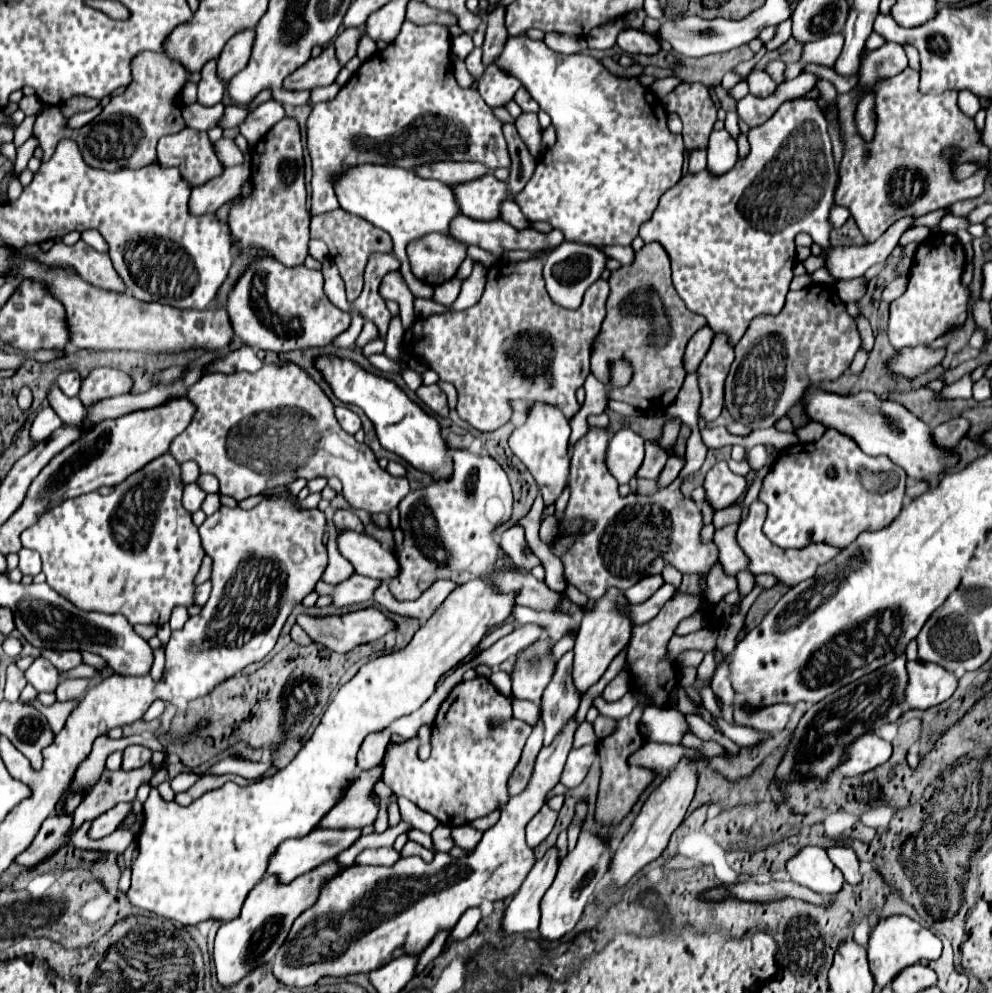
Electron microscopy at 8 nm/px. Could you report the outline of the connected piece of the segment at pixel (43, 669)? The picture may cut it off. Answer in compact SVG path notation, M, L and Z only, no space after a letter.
M37 658L25 670L25 678L37 692L55 692L57 688L57 668L45 658Z

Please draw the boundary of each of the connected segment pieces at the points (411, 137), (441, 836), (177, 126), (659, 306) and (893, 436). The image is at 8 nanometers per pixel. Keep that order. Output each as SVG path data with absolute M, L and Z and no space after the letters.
M403 22L399 36L385 50L379 50L363 62L333 100L313 106L307 120L307 148L313 160L311 214L339 208L333 180L337 180L345 168L353 168L353 164L389 164L415 170L421 164L437 160L469 160L481 162L489 170L501 166L509 168L509 152L501 132L501 122L493 116L491 108L485 108L485 100L477 96L477 90L465 90L457 84L453 64L447 56L449 44L449 32L441 24L417 26L413 22Z
M439 824L439 826L431 832L431 838L433 838L435 852L449 852L449 850L453 848L451 832L449 832L449 828L445 828L443 824Z
M139 52L131 60L131 82L119 96L111 98L111 102L103 108L103 112L85 124L81 130L67 130L65 118L59 110L59 106L45 108L35 122L33 134L37 134L37 140L43 148L43 160L47 162L59 140L79 140L79 150L83 154L83 160L101 170L121 170L121 168L143 168L157 160L157 142L163 136L177 134L185 128L185 122L181 118L181 108L173 106L173 100L181 94L181 88L185 84L187 72L181 64L169 60L165 54L155 52Z
M649 242L645 244L637 256L635 262L631 266L621 266L619 270L615 270L609 278L609 286L611 286L611 294L607 298L607 316L603 320L601 332L597 336L595 342L595 350L591 354L591 374L605 382L609 376L609 364L613 360L619 358L627 358L633 362L633 380L625 386L619 388L611 394L611 400L621 400L625 404L631 404L633 408L639 410L667 410L673 400L677 398L677 392L685 380L685 366L683 366L683 356L685 356L685 346L689 342L689 338L705 326L705 318L699 314L693 314L685 308L683 300L677 296L673 282L671 282L671 262L669 262L669 254L665 252L665 248L661 248L661 244L657 242Z
M813 388L811 396L805 398L805 402L811 420L825 424L825 428L835 428L841 434L853 438L859 444L859 448L869 456L889 456L897 466L901 466L909 474L909 478L929 480L929 488L937 488L945 472L959 464L959 454L953 452L949 446L939 446L933 440L931 428L923 420L913 416L901 404L881 400L873 392L837 396Z

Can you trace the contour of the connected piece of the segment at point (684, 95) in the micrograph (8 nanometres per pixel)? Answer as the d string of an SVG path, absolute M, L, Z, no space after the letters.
M679 84L663 100L667 112L679 114L683 122L685 150L691 154L697 148L707 148L709 134L717 122L717 106L711 100L709 88L703 84Z

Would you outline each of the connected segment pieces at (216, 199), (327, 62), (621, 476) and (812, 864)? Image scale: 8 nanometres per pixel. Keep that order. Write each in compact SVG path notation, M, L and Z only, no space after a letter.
M249 166L225 168L221 176L193 188L189 198L189 212L195 216L217 212L225 202L241 194L241 184L245 178L249 178Z
M333 44L325 46L315 58L309 58L293 76L285 78L285 90L313 90L317 86L329 86L335 82L341 66L335 60Z
M629 428L619 430L607 448L607 466L619 485L629 484L643 462L645 440Z
M803 848L795 858L787 862L787 870L793 882L811 888L817 894L837 894L841 892L845 878L841 870L829 860L827 852L821 848Z

